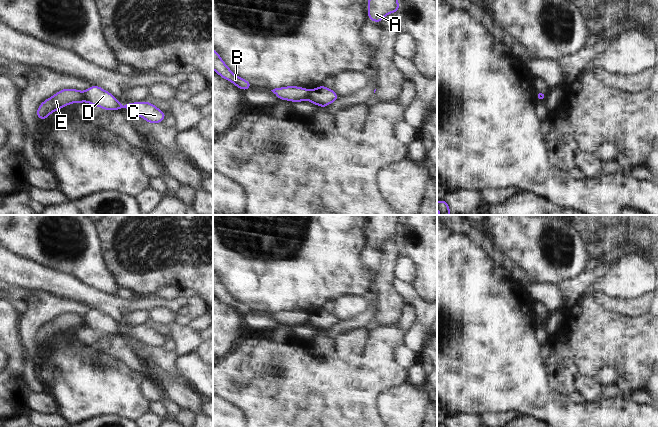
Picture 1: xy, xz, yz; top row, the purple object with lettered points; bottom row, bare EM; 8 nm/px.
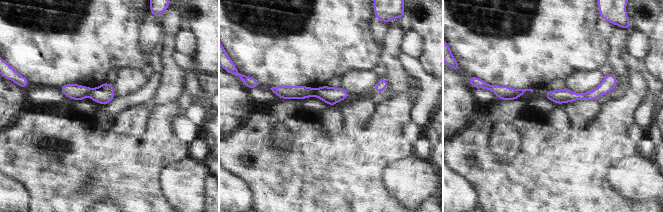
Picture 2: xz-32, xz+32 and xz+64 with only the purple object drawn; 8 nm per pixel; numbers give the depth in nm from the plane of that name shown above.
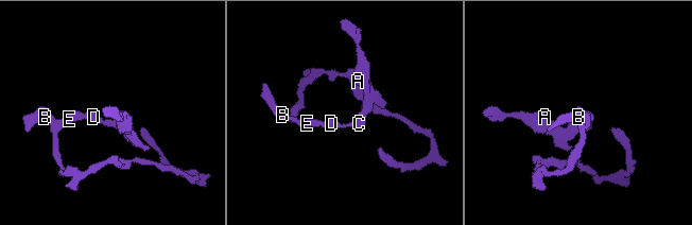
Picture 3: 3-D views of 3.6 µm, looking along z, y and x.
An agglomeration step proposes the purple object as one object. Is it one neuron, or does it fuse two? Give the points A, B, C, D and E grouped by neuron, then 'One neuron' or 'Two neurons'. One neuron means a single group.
Groups: A C D / B E. Two neurons

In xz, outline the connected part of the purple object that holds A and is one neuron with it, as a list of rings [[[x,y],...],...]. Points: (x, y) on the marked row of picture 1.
[[[368,0],[368,20],[380,23],[390,13],[399,12],[398,0]]]

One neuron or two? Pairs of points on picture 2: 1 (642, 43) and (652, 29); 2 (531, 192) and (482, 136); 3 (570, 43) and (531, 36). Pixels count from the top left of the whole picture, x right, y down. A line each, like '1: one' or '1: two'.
1: two
2: one
3: one

